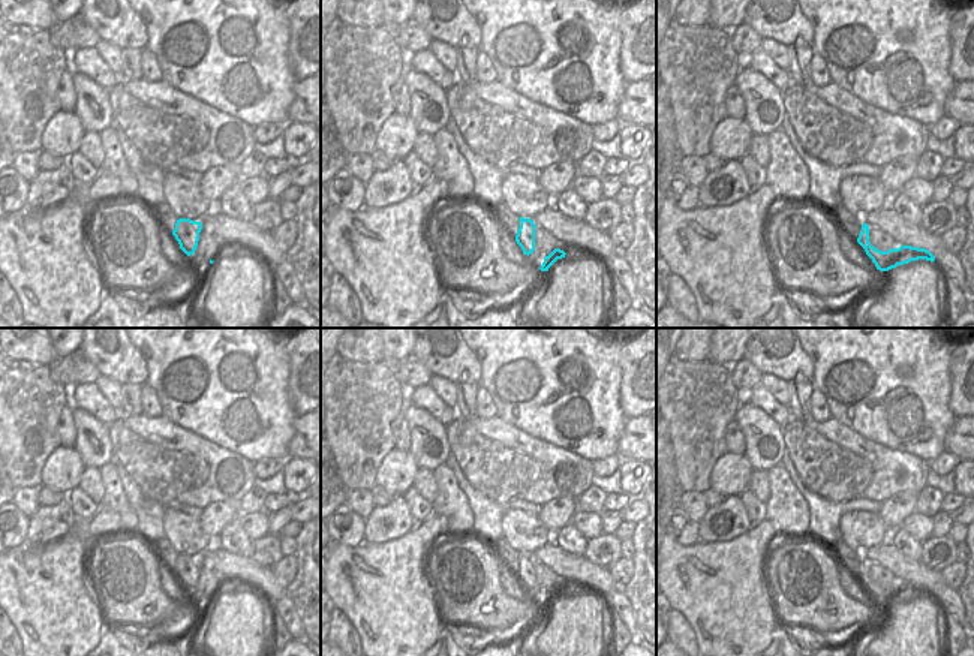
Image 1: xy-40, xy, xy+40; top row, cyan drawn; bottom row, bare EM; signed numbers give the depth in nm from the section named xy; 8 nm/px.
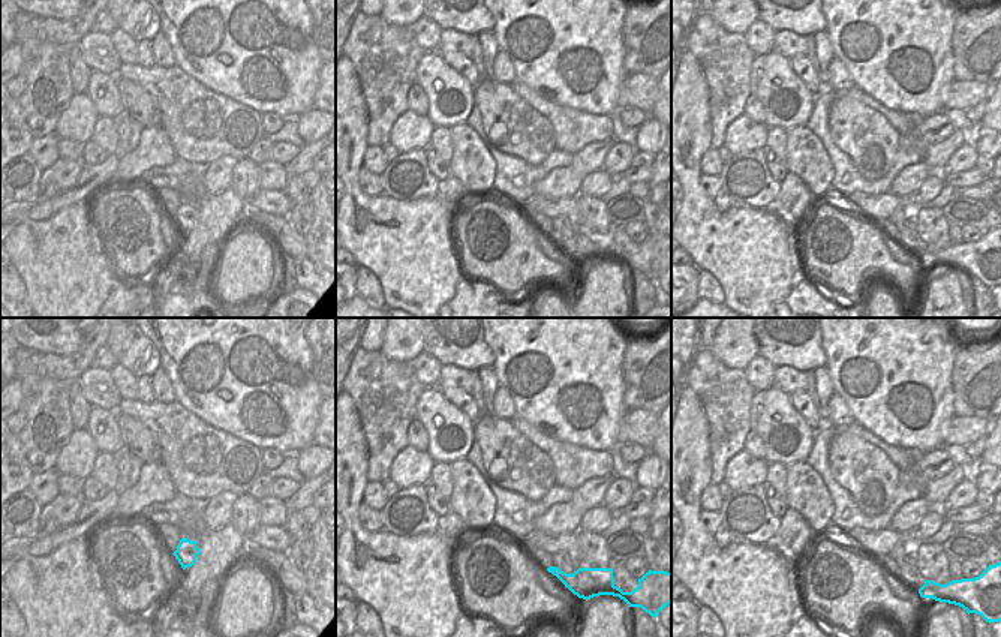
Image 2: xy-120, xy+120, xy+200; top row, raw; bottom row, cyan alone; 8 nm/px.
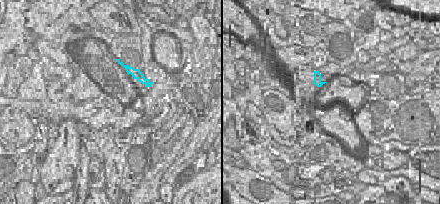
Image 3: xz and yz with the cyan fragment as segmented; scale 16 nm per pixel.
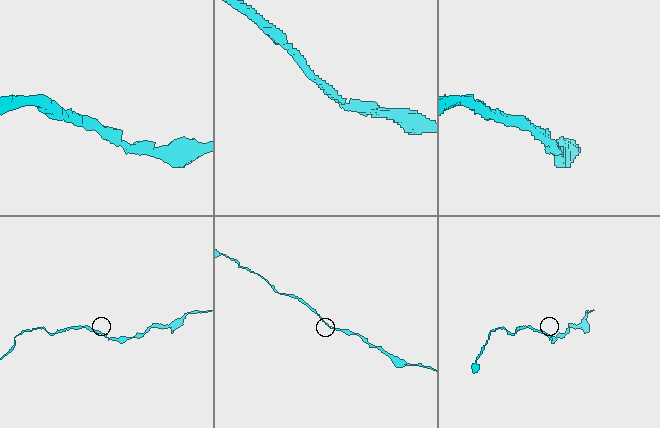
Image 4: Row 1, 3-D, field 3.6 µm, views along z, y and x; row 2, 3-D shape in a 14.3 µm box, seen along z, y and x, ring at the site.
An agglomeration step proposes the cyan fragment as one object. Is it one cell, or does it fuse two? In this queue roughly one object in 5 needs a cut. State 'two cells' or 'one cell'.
one cell

